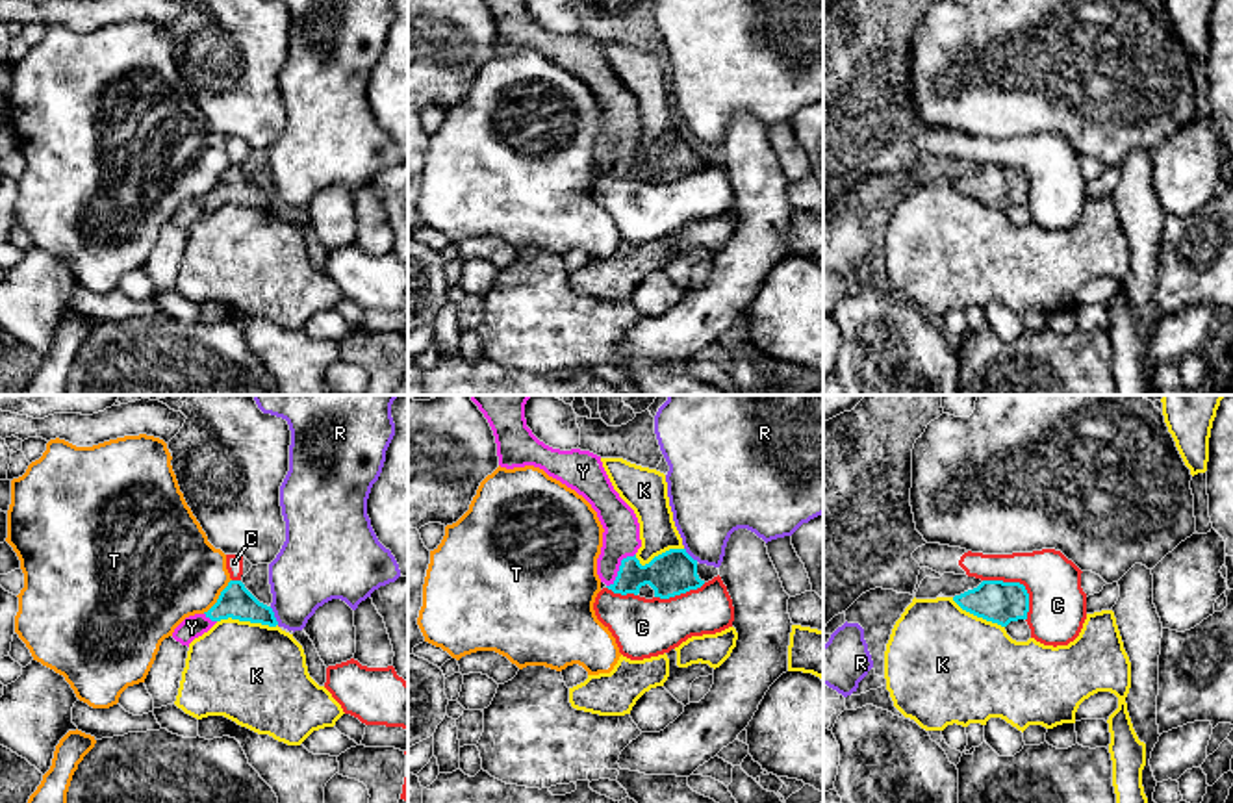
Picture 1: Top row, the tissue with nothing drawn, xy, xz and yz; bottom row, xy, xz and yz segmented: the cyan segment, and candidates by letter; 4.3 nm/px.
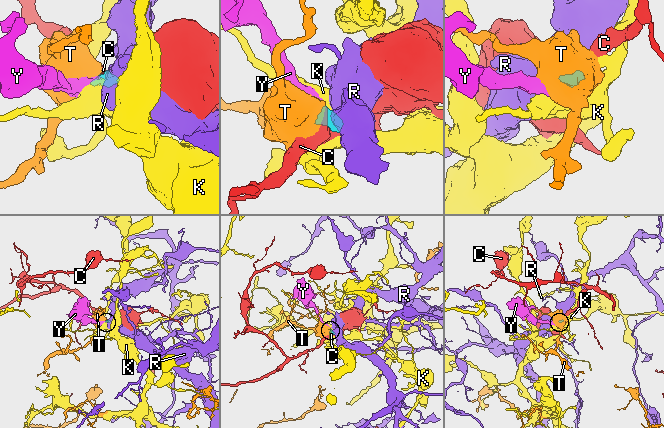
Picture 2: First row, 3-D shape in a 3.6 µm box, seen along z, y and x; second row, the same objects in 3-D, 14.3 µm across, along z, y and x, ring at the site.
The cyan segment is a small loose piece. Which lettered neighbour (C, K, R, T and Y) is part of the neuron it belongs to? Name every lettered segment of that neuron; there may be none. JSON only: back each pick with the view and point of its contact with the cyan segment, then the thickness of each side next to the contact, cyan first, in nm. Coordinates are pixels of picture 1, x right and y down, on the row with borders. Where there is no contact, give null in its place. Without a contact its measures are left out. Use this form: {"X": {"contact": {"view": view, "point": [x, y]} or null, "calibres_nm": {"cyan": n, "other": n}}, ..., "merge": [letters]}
{"Y": {"contact": {"view": "xz", "point": [620, 568]}, "calibres_nm": {"cyan": 190, "other": 160}}, "merge": ["Y"]}

